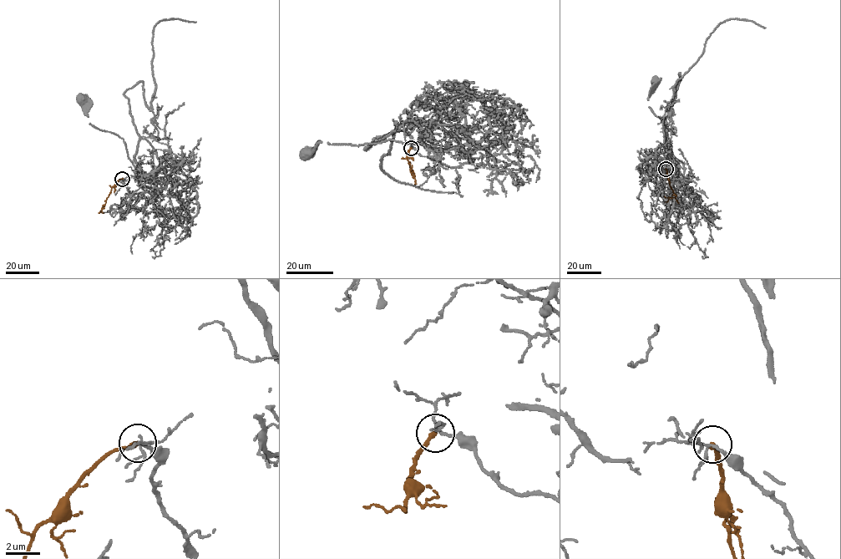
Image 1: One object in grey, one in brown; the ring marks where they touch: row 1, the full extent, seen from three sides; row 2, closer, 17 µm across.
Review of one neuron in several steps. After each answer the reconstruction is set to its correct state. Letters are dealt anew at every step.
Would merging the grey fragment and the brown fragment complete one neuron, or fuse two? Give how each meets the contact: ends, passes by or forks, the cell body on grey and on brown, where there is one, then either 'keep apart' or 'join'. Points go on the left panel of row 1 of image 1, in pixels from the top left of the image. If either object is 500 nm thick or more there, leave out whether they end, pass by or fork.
grey forks there; brown ends there; cell body of grey at (82, 99); no cell body on brown; keep apart

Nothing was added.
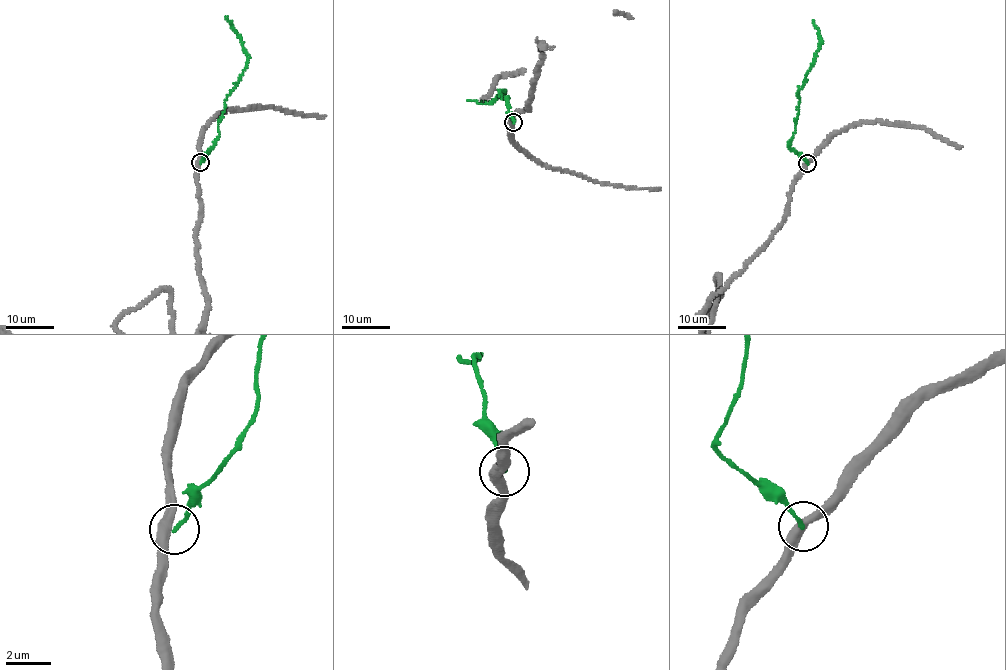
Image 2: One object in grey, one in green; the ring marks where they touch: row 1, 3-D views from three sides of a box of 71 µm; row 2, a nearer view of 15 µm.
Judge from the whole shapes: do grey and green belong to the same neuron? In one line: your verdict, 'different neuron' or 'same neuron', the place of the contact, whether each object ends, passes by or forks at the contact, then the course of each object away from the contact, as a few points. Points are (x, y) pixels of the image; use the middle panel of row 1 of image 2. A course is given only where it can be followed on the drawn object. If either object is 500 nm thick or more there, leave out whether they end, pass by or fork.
different neuron; place (513, 122); grey passes by; green ends; course green (512, 122), (508, 98), (499, 96), (499, 91), (505, 91), (487, 103), (467, 101)

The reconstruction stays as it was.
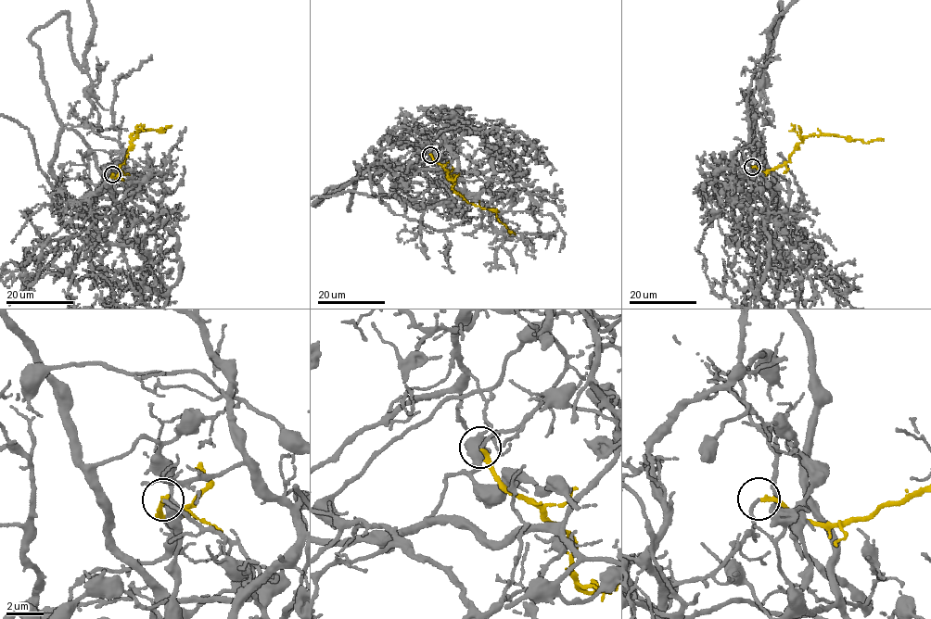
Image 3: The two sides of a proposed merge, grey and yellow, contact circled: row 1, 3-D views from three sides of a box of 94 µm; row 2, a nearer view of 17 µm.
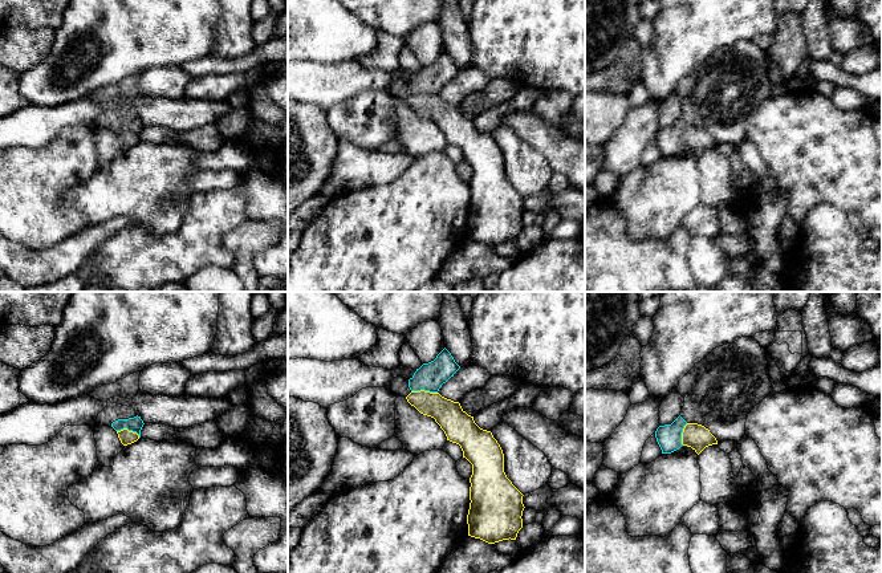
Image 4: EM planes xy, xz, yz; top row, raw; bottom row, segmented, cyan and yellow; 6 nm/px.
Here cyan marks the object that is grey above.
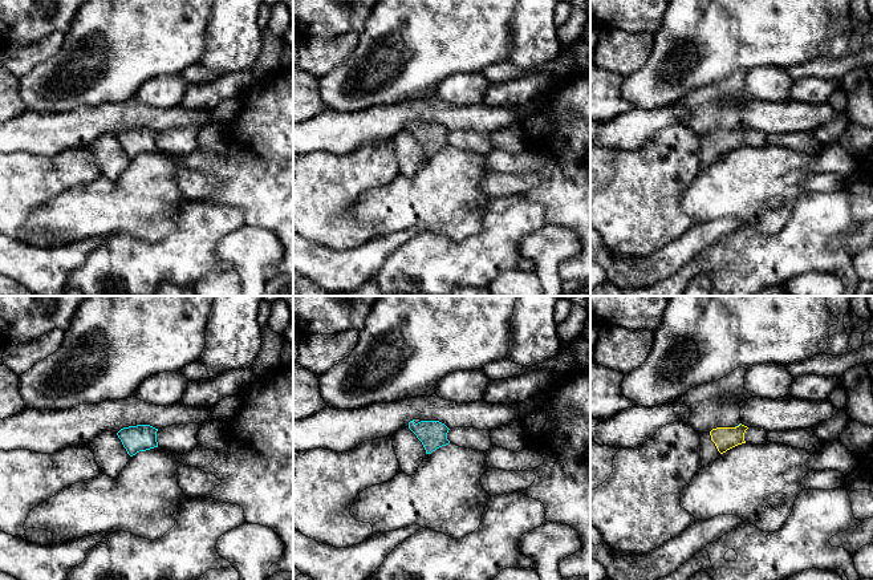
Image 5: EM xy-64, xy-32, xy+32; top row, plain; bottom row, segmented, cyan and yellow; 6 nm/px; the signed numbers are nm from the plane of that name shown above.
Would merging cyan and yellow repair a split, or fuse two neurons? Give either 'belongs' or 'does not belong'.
belongs

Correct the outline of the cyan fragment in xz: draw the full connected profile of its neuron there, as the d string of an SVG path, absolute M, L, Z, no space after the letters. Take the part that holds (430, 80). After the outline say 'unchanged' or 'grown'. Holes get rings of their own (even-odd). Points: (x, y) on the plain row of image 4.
M444 50L434 64L423 66L409 82L411 96L407 105L420 117L431 119L444 134L447 143L460 149L463 160L472 167L470 180L470 212L467 218L468 239L488 247L503 243L516 243L523 231L523 196L512 187L504 175L504 157L491 134L480 131L473 119L468 118L459 105L442 99L438 94L460 72L451 56Z; grown

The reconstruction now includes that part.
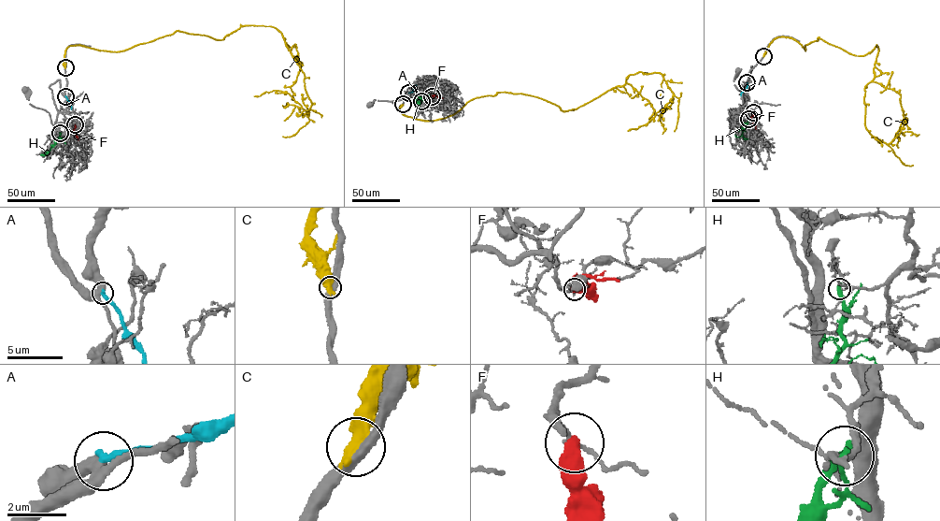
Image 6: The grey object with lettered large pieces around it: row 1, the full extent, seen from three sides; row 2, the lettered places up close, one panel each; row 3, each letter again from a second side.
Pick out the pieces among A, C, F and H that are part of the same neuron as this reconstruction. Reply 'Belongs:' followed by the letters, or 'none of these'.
Belongs: none of these

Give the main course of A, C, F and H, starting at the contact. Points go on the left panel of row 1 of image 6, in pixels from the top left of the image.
A: (65, 96), (71, 109)
C: (64, 67), (70, 46), (273, 27), (311, 104), (306, 115), (286, 91), (254, 96)
F: (75, 124), (73, 130), (78, 140)
H: (60, 133), (60, 137), (49, 151), (41, 154)

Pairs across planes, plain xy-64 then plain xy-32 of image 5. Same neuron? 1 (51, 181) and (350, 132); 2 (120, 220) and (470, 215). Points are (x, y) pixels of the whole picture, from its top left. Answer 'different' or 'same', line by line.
1: different
2: same

